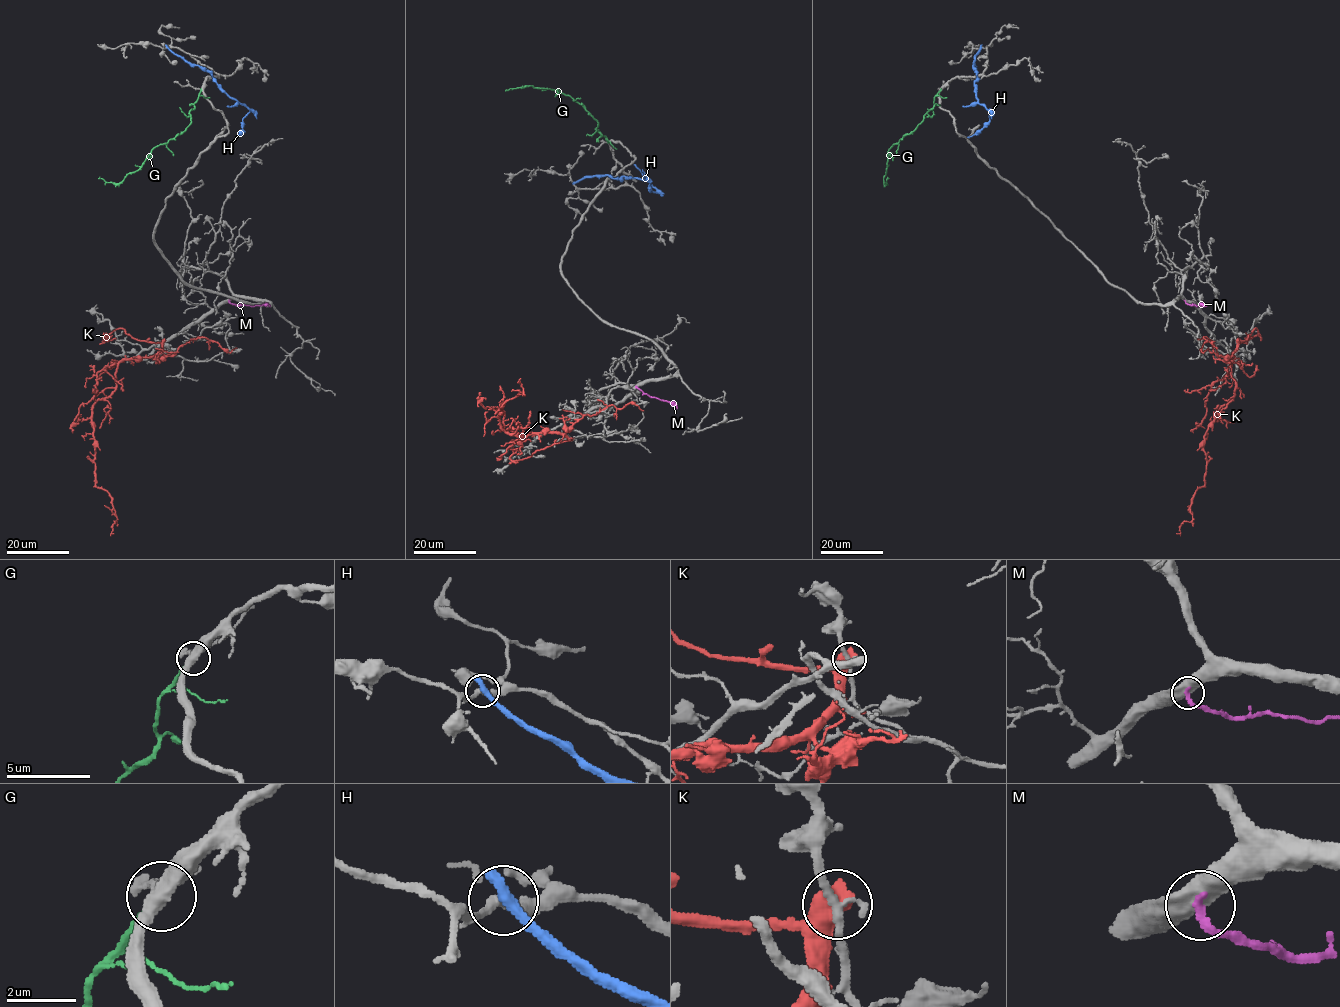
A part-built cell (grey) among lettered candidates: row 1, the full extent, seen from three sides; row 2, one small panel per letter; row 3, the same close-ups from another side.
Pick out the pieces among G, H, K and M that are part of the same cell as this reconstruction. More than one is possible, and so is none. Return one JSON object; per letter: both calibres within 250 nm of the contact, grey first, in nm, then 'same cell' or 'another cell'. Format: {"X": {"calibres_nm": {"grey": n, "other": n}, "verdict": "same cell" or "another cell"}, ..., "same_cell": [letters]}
{"G": {"calibres_nm": {"grey": 360, "other": 260}, "verdict": "another cell"}, "H": {"calibres_nm": {"grey": 240, "other": 480}, "verdict": "another cell"}, "K": {"calibres_nm": {"grey": 240, "other": 700}, "verdict": "another cell"}, "M": {"calibres_nm": {"grey": 550, "other": 240}, "verdict": "another cell"}, "same_cell": []}

